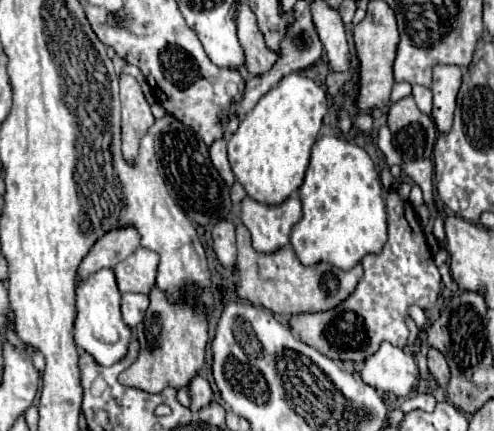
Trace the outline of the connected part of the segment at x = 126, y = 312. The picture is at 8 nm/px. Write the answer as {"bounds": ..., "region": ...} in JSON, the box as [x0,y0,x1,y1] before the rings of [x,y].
{"bounds":[122,293,148,327],"region":[[[142,293],[122,295],[122,319],[128,327],[136,327],[148,309],[148,297]]]}

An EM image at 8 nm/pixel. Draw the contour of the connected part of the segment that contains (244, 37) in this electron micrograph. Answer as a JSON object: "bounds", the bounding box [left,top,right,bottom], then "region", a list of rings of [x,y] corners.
{"bounds":[236,3,278,75],"region":[[[246,3],[238,5],[236,21],[238,21],[238,39],[246,53],[246,69],[252,75],[268,73],[274,67],[274,63],[278,61],[278,53],[268,49],[264,35],[256,27],[254,13],[250,11],[250,7]]]}

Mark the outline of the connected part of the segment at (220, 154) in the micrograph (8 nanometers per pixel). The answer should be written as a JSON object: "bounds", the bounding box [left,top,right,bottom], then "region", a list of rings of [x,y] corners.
{"bounds":[210,139,234,187],"region":[[[220,139],[220,141],[214,141],[210,145],[210,159],[212,159],[212,165],[216,167],[216,171],[220,173],[220,177],[224,179],[224,183],[228,187],[234,185],[234,175],[230,171],[230,165],[228,165],[228,157],[226,157],[226,139]]]}

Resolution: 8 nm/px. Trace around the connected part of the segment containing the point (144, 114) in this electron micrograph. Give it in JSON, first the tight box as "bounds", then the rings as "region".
{"bounds":[120,73,154,165],"region":[[[122,73],[120,75],[120,101],[122,101],[122,155],[126,163],[134,165],[138,157],[140,139],[154,125],[150,105],[144,99],[140,83]]]}

